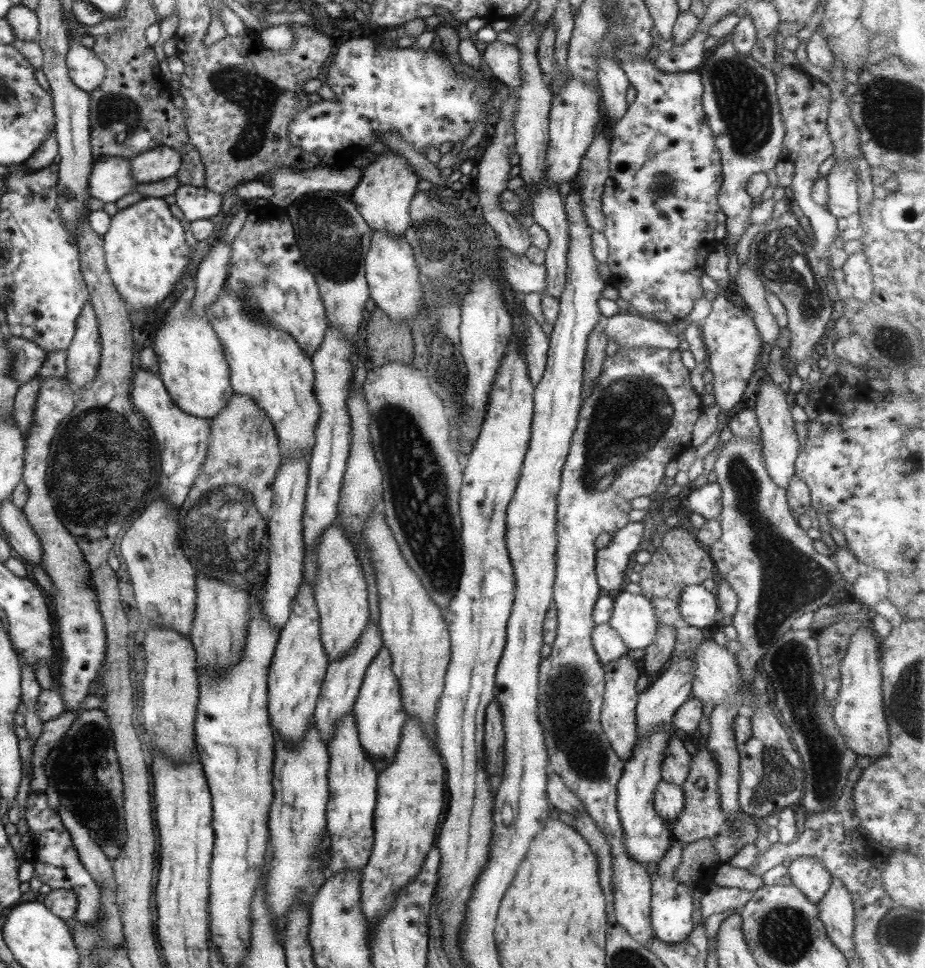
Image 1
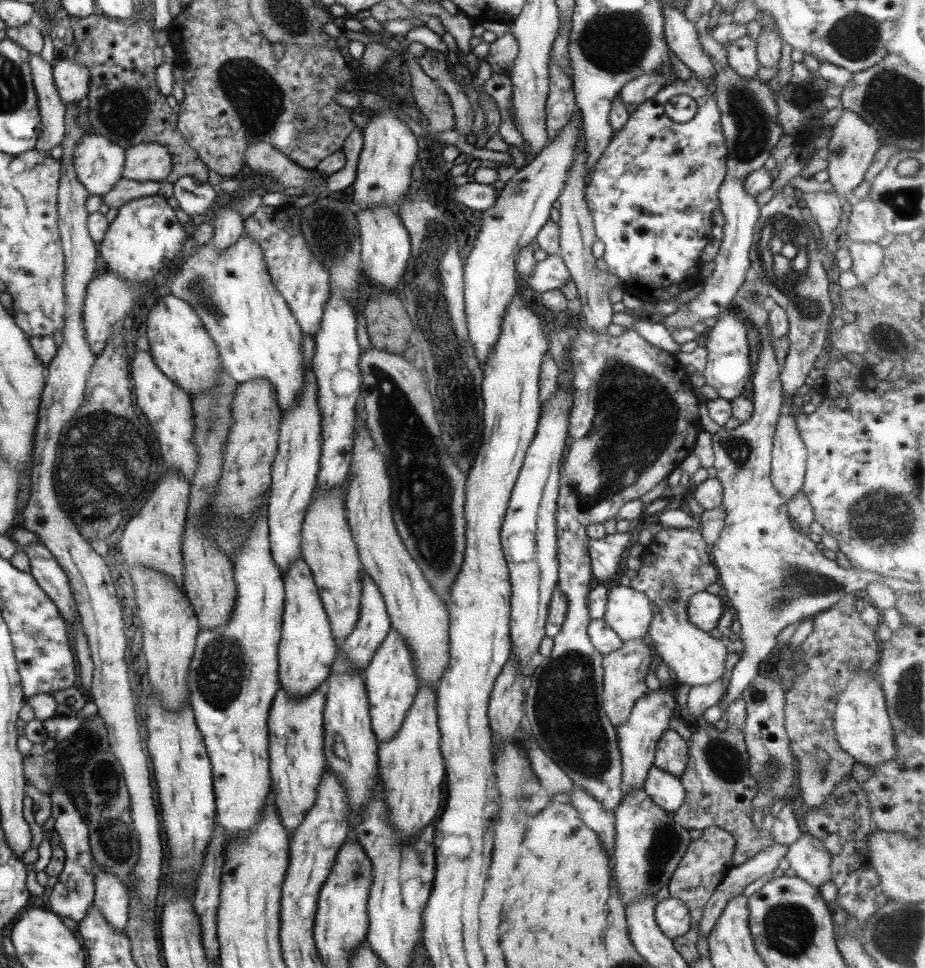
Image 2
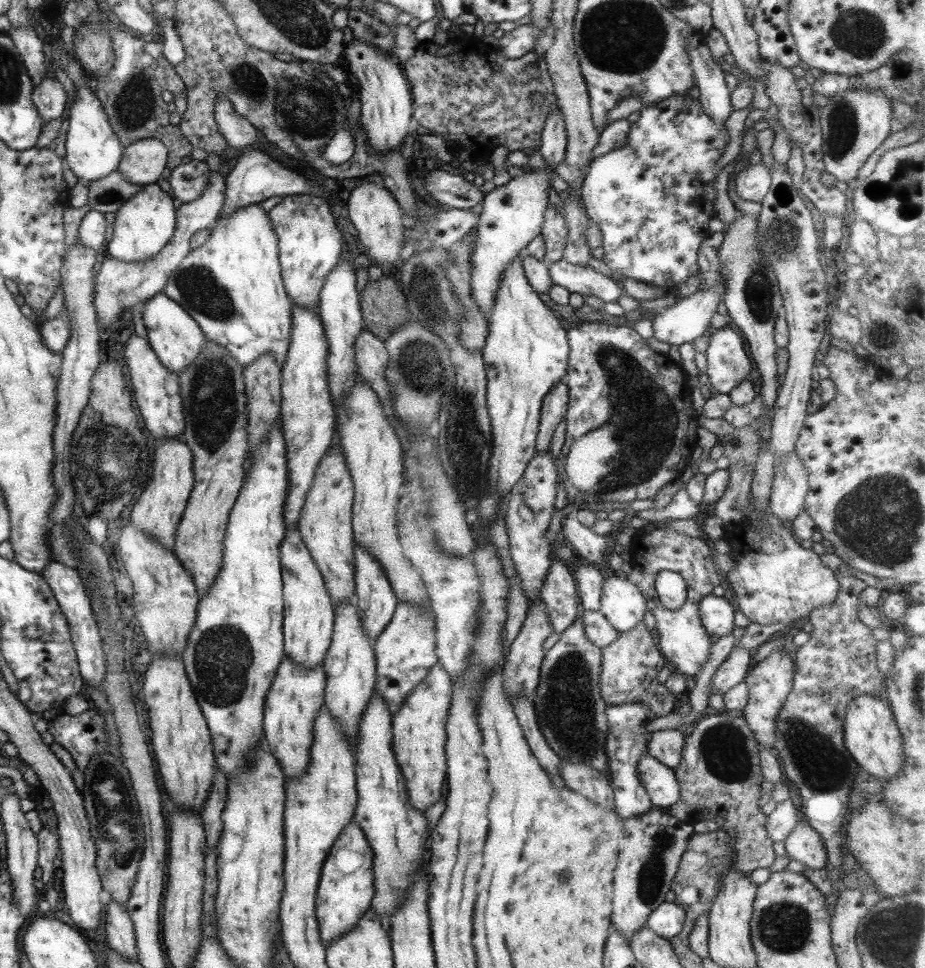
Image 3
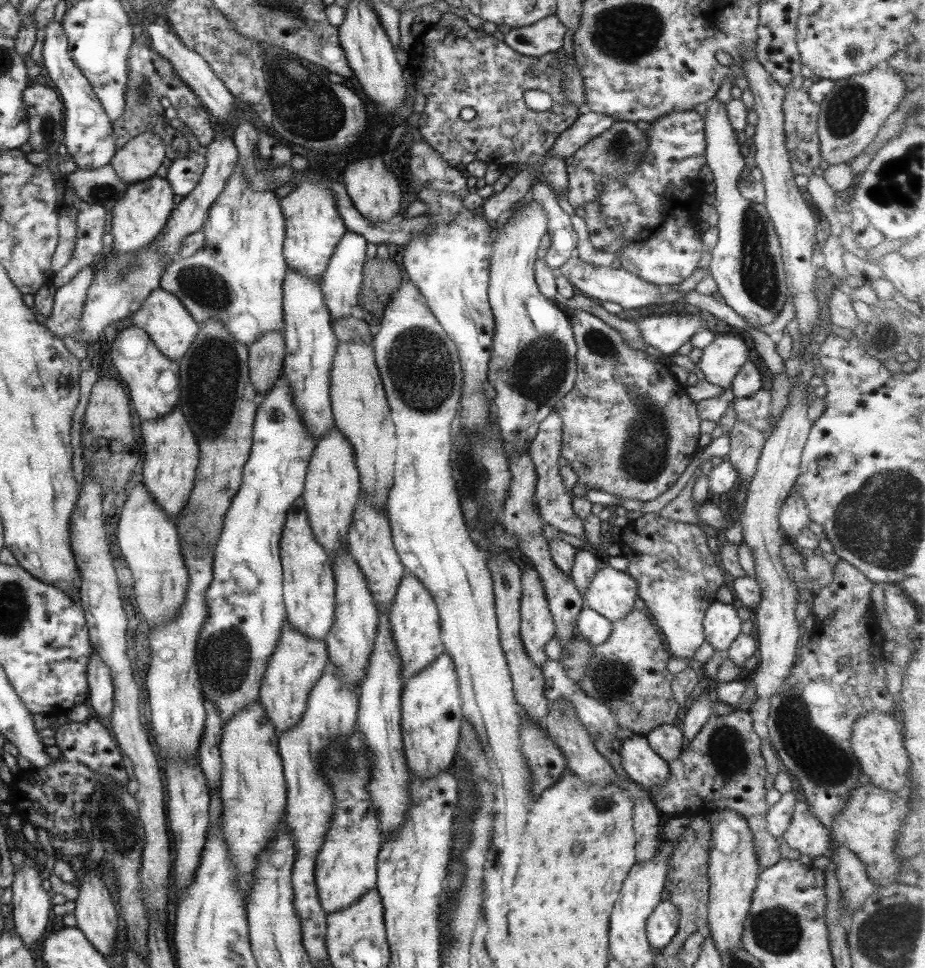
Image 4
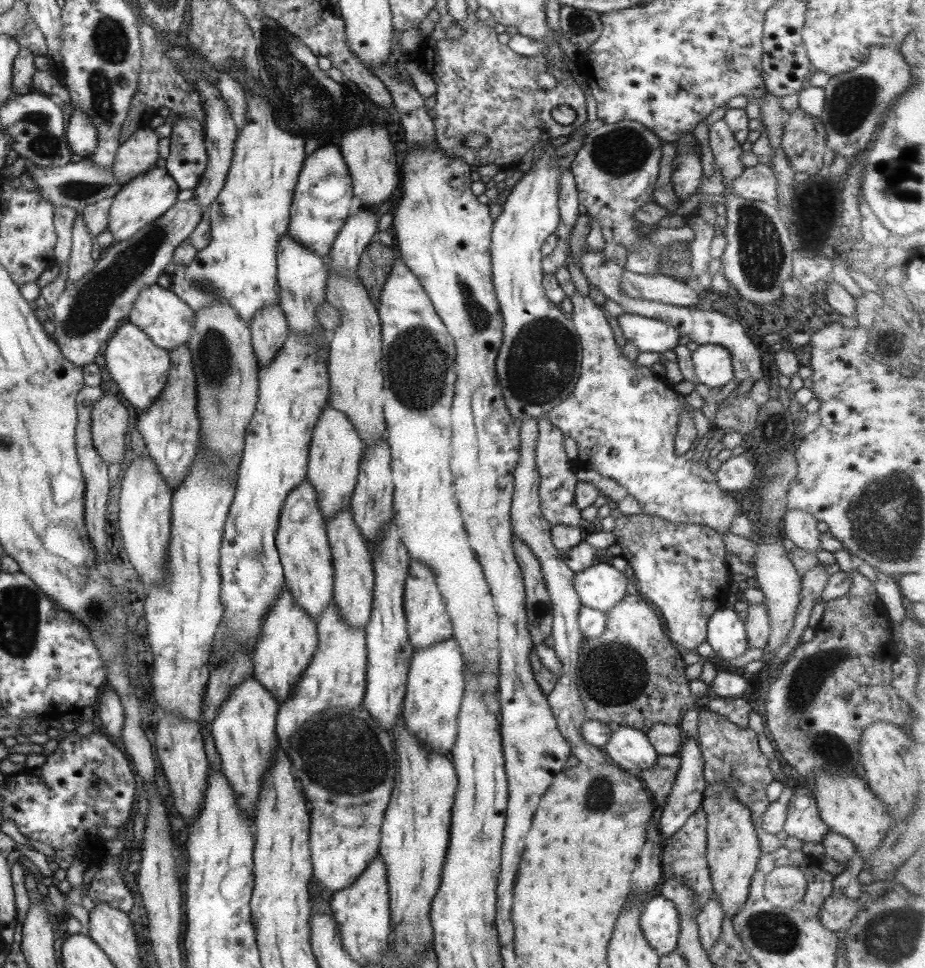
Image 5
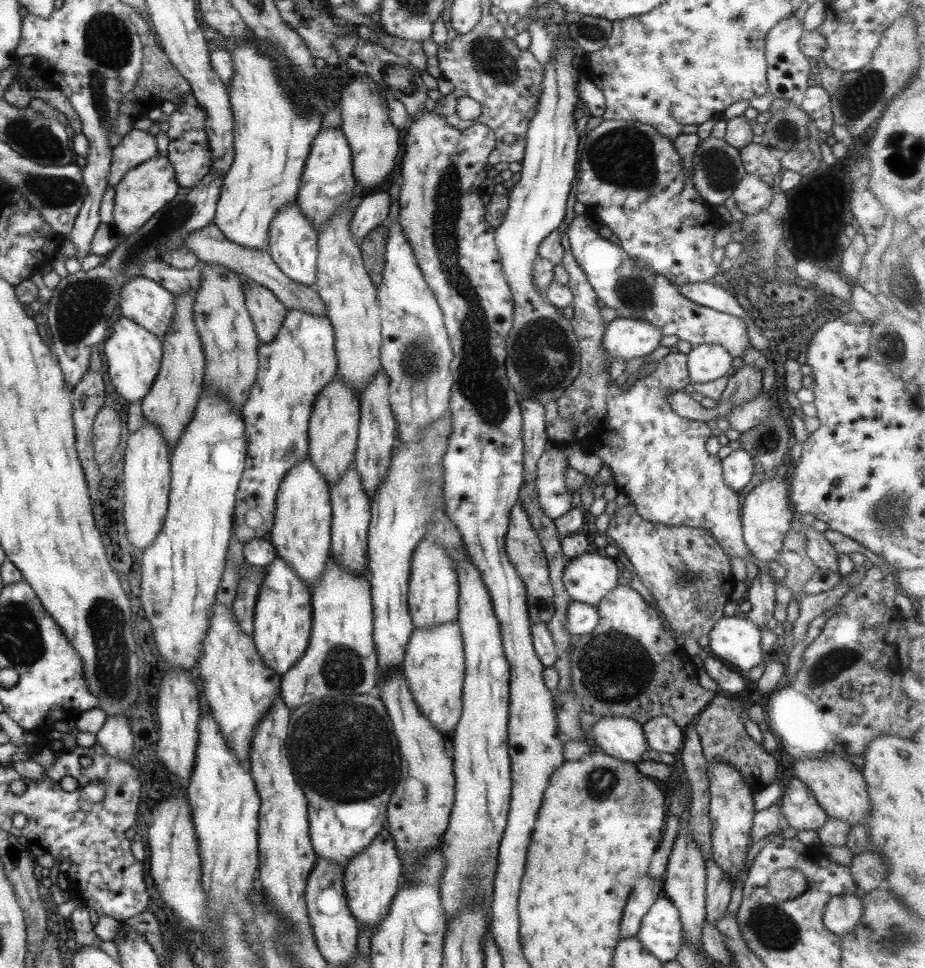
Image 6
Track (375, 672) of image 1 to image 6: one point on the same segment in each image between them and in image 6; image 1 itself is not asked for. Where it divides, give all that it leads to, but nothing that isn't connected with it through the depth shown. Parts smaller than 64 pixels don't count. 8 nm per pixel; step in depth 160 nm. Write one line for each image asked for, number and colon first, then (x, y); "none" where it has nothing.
2: (390, 684)
3: (405, 650)
4: (414, 627)
5: (427, 621)
6: (432, 594)

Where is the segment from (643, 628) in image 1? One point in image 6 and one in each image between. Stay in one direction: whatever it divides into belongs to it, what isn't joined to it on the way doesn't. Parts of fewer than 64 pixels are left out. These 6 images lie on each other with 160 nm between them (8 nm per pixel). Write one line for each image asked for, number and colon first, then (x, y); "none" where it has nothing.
2: (628, 613)
3: (621, 603)
4: (611, 593)
5: (600, 587)
6: (588, 578)

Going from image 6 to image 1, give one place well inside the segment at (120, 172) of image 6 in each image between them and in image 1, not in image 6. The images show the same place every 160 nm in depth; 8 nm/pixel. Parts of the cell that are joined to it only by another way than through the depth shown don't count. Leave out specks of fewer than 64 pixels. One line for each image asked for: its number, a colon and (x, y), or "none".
1: (161, 162)
2: (147, 161)
3: (142, 162)
4: (138, 159)
5: (138, 153)

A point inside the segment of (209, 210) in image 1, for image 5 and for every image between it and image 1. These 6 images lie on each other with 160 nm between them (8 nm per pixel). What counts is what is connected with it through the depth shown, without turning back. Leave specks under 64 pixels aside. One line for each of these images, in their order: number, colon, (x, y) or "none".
2: (192, 197)
3: (187, 181)
4: (184, 173)
5: (187, 158)

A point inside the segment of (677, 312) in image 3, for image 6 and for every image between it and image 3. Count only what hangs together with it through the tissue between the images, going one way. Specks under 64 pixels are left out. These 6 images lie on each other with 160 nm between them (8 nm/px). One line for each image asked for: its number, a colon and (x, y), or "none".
4: (666, 333)
5: (647, 334)
6: (625, 338)

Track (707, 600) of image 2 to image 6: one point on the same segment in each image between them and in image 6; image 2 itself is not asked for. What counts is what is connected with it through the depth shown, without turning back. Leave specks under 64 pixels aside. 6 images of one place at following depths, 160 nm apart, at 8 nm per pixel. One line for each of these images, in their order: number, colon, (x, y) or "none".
3: (716, 613)
4: (720, 623)
5: (725, 633)
6: (735, 639)

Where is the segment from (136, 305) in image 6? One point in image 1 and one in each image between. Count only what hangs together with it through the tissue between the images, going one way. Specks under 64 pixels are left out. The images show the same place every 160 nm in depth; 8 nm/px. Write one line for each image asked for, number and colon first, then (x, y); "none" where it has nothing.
1: (191, 366)
2: (179, 345)
3: (175, 338)
4: (168, 325)
5: (161, 315)

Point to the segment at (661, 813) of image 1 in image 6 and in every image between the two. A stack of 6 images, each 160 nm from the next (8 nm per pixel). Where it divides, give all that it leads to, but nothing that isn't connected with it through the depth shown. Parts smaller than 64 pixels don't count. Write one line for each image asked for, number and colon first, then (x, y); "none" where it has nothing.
2: (665, 790)
3: (659, 782)
4: (640, 763)
5: (630, 749)
6: (623, 738)

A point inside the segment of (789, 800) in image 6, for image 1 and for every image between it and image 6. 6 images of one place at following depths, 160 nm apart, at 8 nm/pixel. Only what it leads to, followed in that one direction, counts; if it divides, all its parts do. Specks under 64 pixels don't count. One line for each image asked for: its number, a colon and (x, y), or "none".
1: (807, 875)
2: (809, 861)
3: (804, 845)
4: (804, 834)
5: (803, 823)

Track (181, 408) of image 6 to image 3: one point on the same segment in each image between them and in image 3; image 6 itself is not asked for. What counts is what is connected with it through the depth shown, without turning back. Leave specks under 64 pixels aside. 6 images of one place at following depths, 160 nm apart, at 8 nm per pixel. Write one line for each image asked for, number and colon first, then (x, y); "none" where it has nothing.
3: (158, 509)
4: (171, 455)
5: (169, 428)

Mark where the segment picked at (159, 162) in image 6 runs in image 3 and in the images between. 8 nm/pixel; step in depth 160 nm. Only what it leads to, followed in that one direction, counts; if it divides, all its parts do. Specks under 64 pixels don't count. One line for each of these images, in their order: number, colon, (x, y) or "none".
3: (142, 226)
4: (137, 218)
5: (140, 201)

